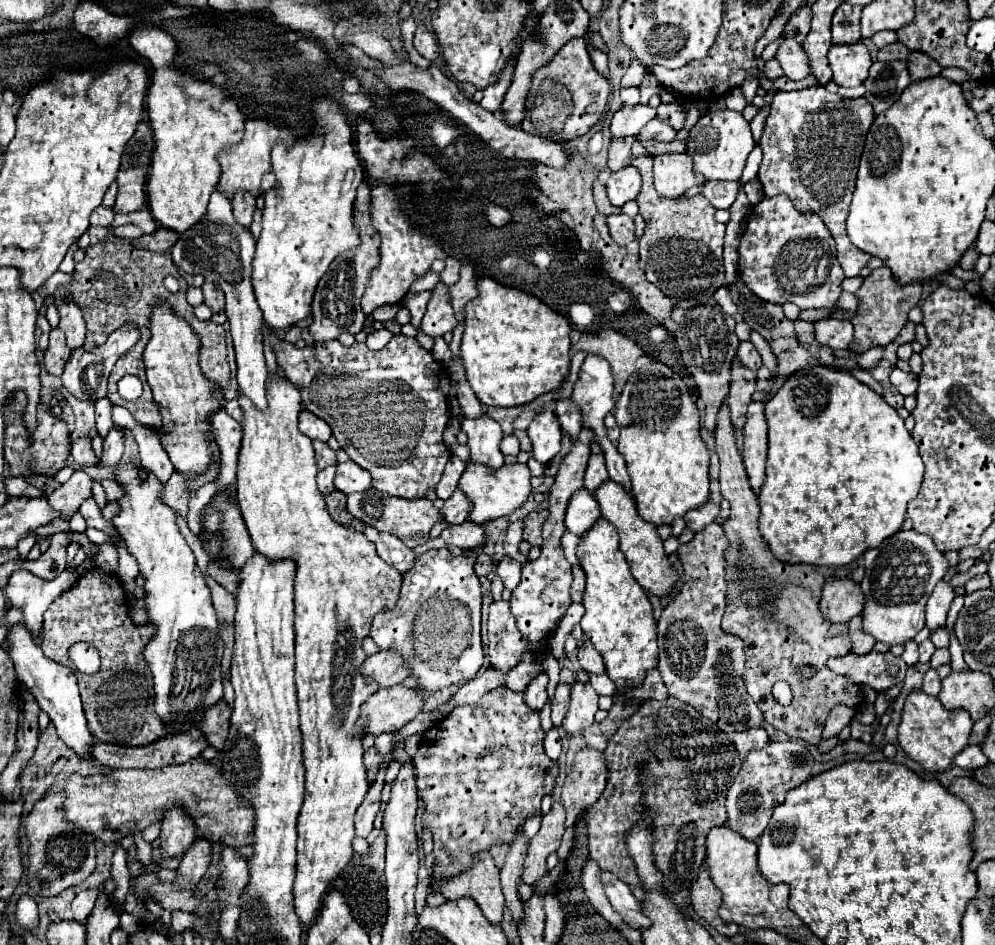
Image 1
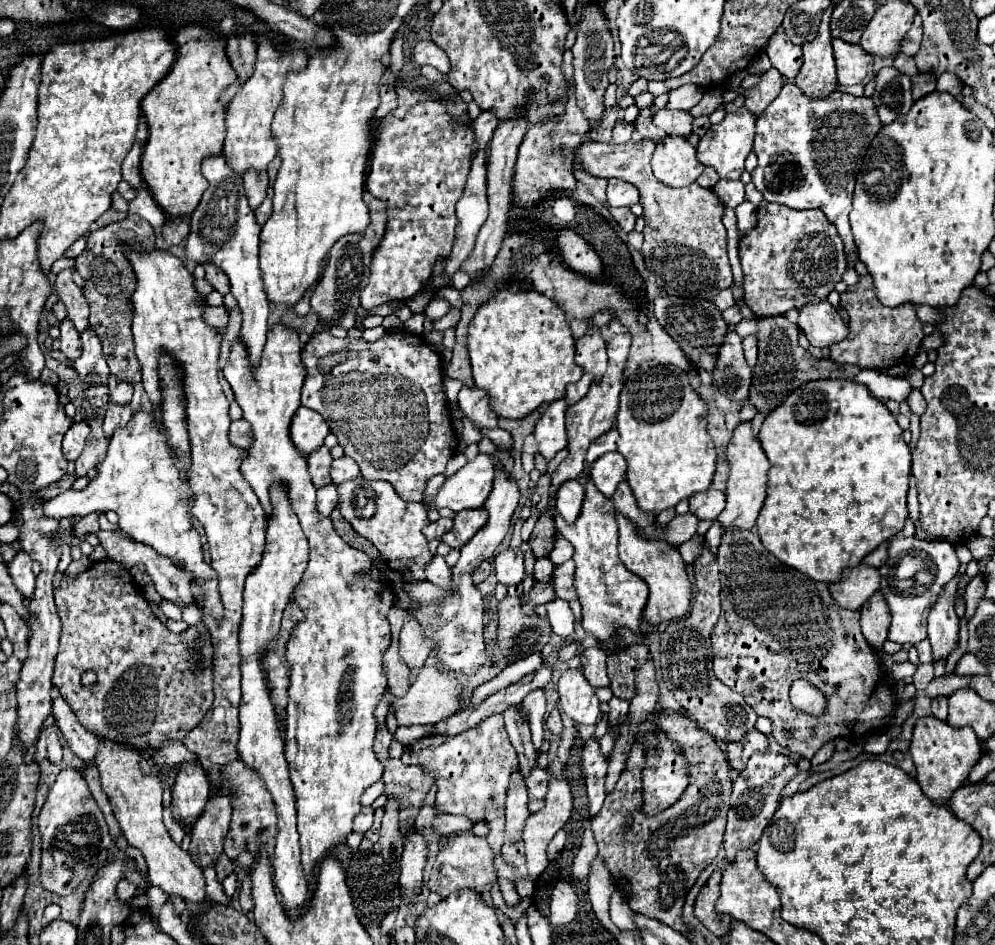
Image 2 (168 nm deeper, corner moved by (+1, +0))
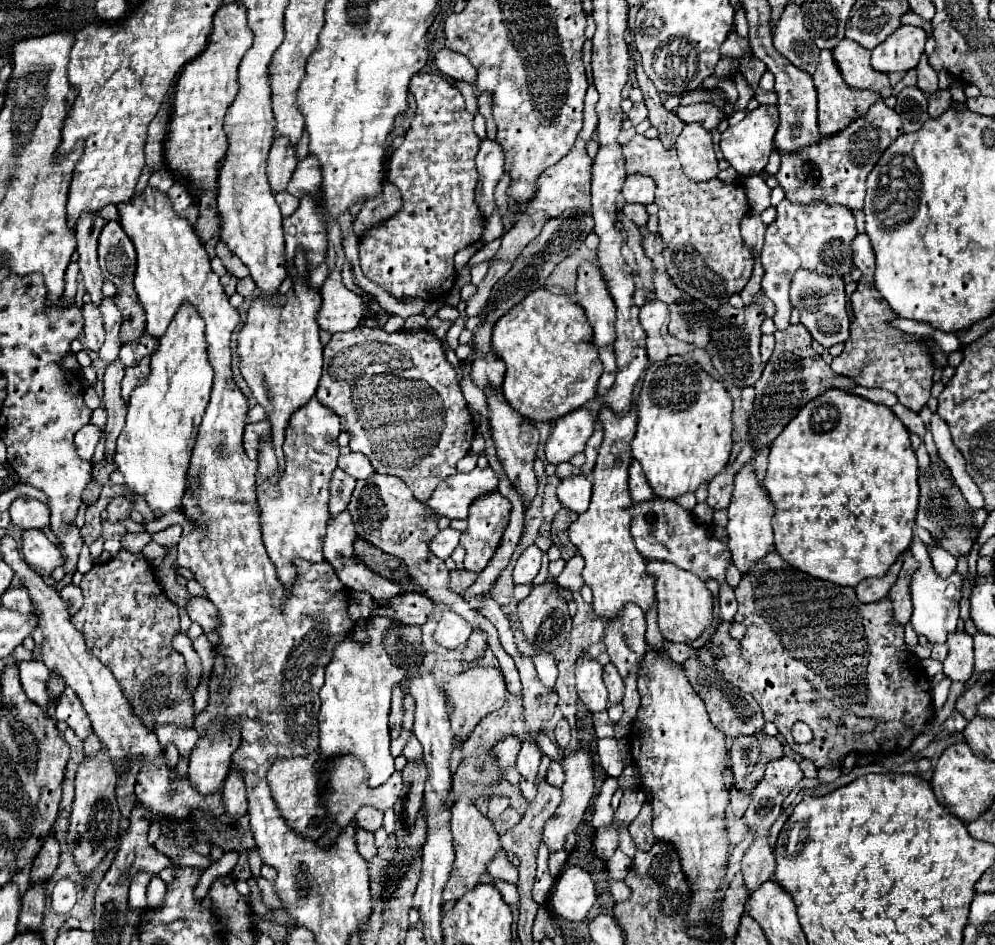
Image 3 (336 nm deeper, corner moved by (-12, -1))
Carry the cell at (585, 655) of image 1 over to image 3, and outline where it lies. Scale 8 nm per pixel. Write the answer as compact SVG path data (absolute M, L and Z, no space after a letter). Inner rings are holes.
M612 663L604 665L602 677L604 677L606 689L608 689L608 701L610 701L610 703L620 703L620 701L622 701L622 691L624 691L624 687L622 687L622 677L618 675L616 667L614 667Z

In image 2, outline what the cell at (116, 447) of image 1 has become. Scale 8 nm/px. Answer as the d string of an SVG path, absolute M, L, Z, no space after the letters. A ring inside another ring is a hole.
M109 402L109 408L107 408L107 414L105 414L105 422L103 422L103 430L107 436L113 434L113 430L117 426L125 426L129 420L131 420L133 412L131 412L131 406L129 402L127 404L117 404L117 402Z

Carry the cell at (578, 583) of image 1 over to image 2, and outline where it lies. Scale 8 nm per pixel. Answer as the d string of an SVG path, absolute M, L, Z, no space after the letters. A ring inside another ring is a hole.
M567 560L559 566L555 566L555 570L553 570L553 588L555 588L557 598L567 600L567 602L577 598L575 586L573 586L573 574L575 574L575 562L573 560Z

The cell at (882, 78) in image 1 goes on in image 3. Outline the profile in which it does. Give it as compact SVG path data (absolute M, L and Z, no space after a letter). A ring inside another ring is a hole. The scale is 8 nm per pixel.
M904 87L902 93L896 97L894 111L902 119L904 133L918 131L928 121L928 99L918 87Z

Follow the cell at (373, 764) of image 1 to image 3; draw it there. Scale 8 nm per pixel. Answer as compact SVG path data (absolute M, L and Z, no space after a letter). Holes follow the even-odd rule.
M394 687L394 693L392 693L392 711L390 711L390 735L394 739L402 731L402 715L404 715L402 699L404 699L404 693L398 687Z

